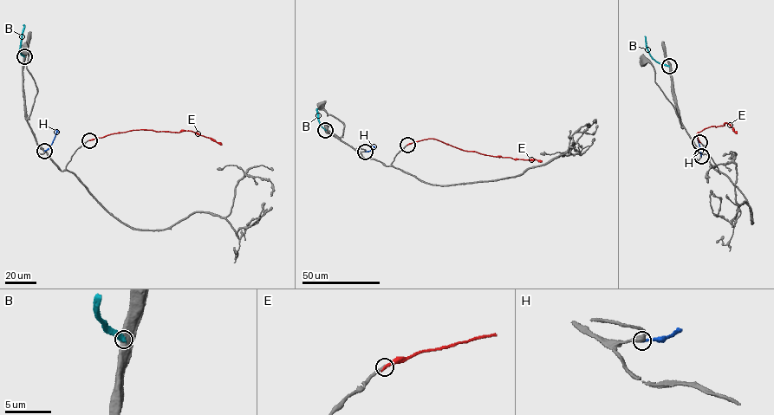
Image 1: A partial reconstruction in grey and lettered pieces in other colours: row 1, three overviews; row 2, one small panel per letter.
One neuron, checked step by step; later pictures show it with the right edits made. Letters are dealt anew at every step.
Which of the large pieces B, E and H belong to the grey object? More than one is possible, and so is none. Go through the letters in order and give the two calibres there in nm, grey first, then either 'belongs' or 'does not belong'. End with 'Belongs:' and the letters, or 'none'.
B: 750 nm thick on the grey side, 360 nm on the other; does not belong
E: 280 nm thick on the grey side, 280 nm on the other; does not belong
H: 480 nm thick on the grey side, 200 nm on the other; does not belong
Belongs: none

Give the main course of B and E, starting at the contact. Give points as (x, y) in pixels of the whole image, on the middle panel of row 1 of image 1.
B: (325, 130), (319, 120), (316, 108)
E: (407, 145), (432, 138), (482, 154), (542, 161)

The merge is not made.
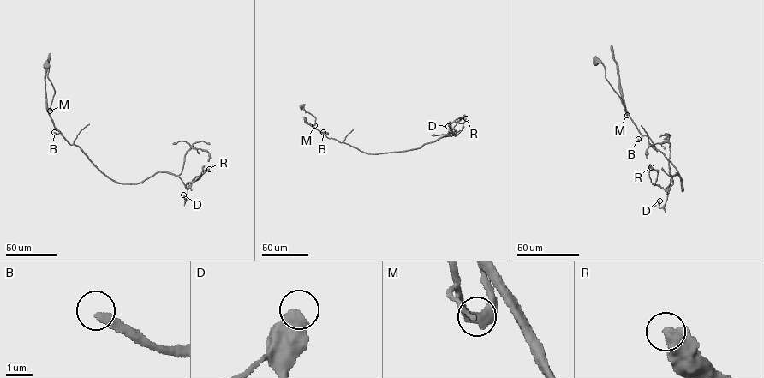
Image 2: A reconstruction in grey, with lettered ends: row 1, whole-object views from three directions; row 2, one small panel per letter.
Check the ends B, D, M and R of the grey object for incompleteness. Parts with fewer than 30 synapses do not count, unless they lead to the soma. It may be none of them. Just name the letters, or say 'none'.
B

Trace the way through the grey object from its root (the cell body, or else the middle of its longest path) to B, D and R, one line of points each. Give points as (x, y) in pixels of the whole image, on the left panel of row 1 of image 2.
B: (45, 65), (49, 68), (47, 78), (54, 92), (47, 110), (59, 133), (54, 132)
D: (45, 65), (54, 92), (47, 110), (70, 145), (116, 182), (170, 173), (185, 185), (186, 201), (183, 194)
R: (45, 65), (54, 91), (47, 110), (54, 127), (110, 178), (136, 183), (164, 171), (185, 185), (209, 169)

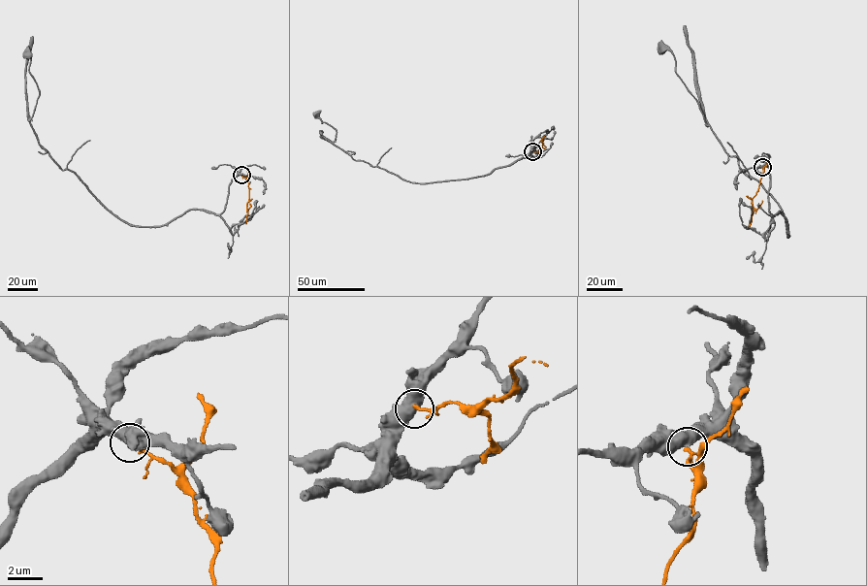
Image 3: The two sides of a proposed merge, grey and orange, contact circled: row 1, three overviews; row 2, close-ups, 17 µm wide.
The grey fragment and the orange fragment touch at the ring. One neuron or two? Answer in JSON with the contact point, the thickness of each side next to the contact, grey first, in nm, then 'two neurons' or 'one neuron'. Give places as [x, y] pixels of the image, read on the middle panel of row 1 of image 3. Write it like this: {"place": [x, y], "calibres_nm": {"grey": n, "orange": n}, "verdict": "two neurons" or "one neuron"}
{"place": [532, 151], "calibres_nm": {"grey": 500, "orange": 120}, "verdict": "two neurons"}

